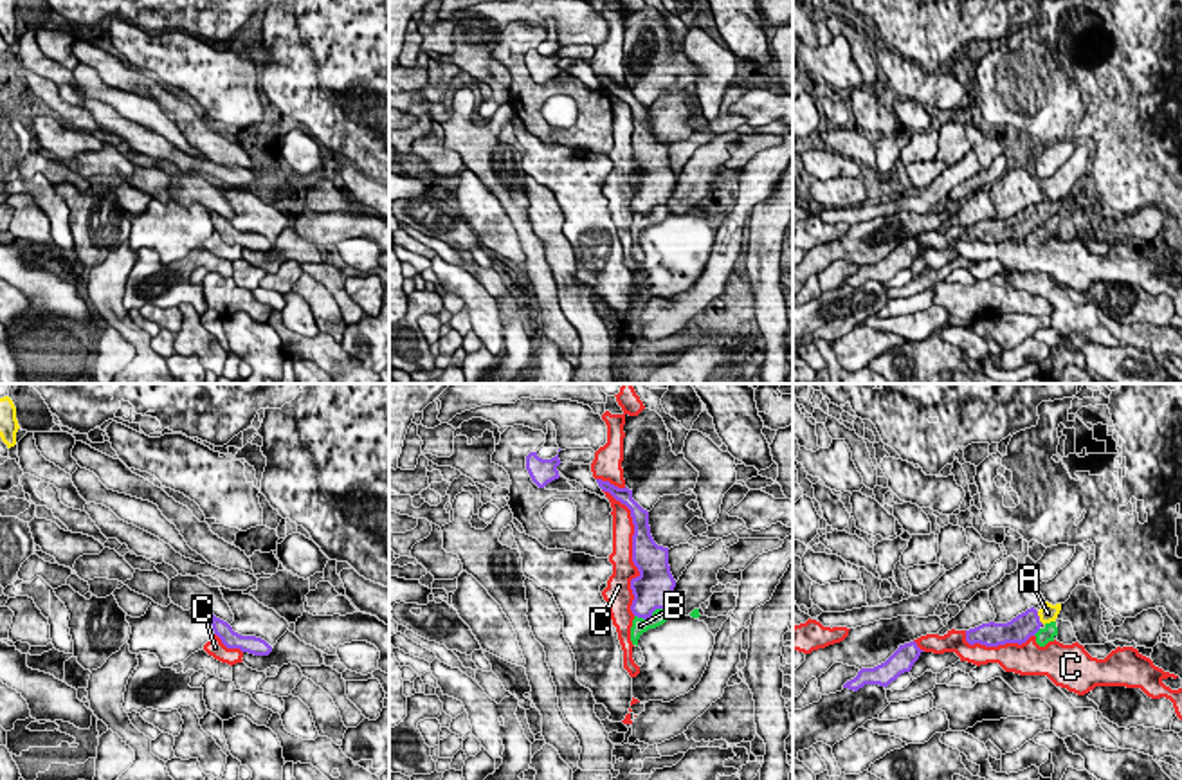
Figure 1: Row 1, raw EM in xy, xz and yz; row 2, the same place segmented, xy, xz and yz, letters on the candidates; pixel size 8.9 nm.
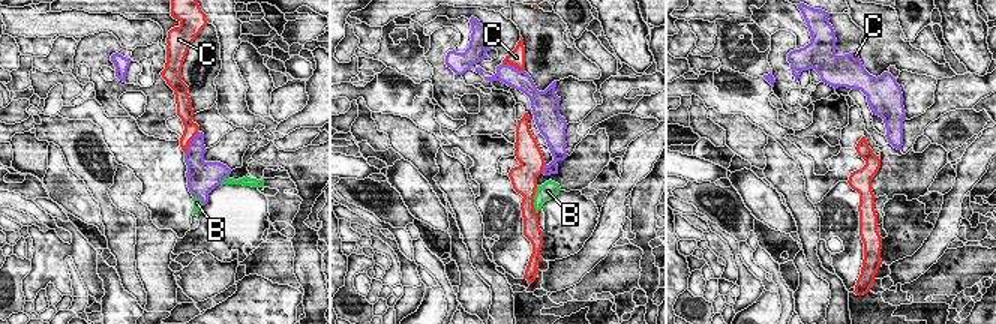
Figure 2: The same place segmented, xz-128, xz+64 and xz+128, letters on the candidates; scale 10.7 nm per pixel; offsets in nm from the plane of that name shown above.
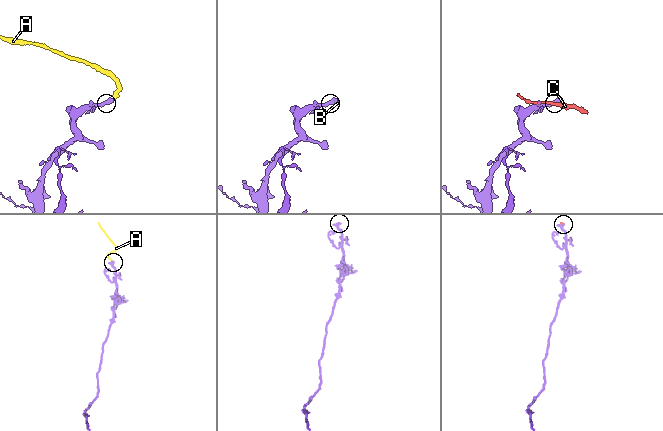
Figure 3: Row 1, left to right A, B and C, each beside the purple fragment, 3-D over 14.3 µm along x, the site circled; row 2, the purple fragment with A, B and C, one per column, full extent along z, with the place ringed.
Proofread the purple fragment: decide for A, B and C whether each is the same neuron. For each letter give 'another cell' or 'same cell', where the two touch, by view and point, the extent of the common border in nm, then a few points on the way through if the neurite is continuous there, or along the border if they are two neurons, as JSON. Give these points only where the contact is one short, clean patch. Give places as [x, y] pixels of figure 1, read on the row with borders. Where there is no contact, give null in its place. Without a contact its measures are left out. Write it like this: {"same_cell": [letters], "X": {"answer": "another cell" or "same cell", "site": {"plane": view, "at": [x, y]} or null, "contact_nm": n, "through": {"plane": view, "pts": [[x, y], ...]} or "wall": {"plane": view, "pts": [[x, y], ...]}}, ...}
{"same_cell": ["A"], "A": {"answer": "same cell", "site": {"plane": "yz", "at": [1038, 618]}, "contact_nm": 140, "through": {"plane": "yz", "pts": [[1027, 624], [1038, 618], [1047, 613]]}}, "B": {"answer": "another cell", "site": {"plane": "xz", "at": [649, 616]}, "contact_nm": 300}, "C": {"answer": "another cell", "site": {"plane": "xz", "at": [633, 550]}, "contact_nm": 1150}}

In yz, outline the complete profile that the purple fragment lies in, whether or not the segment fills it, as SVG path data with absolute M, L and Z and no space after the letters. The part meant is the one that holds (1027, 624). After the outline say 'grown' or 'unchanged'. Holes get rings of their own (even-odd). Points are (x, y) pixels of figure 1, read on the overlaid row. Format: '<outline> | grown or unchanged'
M1043 602L1040 611L1031 607L1007 623L989 621L966 630L966 641L969 645L980 643L986 647L998 647L1005 643L1022 645L1031 636L1034 636L1041 625L1056 621L1059 611L1061 603L1052 605L1049 602Z | grown

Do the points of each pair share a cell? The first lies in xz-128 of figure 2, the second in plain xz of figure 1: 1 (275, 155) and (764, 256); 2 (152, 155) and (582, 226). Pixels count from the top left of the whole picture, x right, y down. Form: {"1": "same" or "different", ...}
{"1": "same", "2": "same"}

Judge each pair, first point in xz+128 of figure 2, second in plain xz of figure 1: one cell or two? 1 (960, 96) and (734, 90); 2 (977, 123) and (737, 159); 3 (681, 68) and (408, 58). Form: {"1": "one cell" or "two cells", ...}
{"1": "one cell", "2": "one cell", "3": "two cells"}

